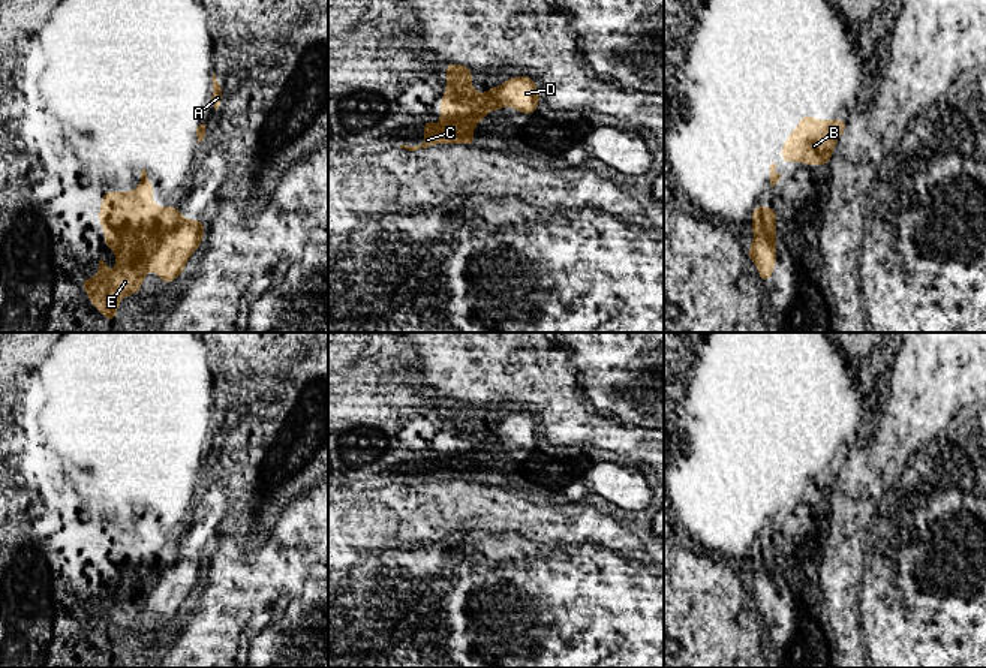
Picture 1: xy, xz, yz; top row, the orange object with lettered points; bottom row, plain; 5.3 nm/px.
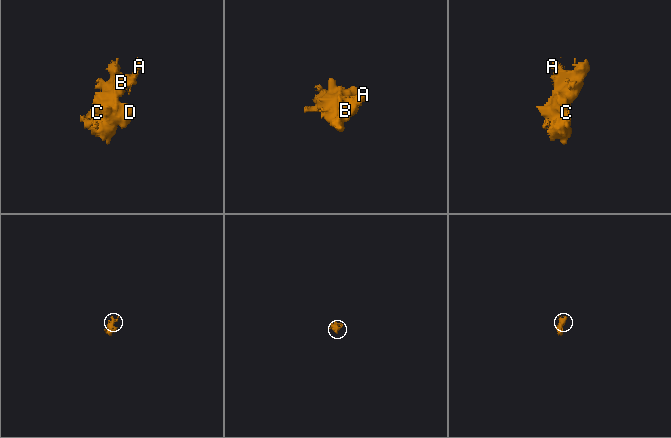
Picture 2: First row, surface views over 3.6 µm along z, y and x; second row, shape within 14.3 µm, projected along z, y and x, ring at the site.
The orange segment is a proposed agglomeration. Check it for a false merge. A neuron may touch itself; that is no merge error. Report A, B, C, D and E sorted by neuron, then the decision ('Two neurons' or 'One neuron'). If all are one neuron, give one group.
Groups: A B C E / D. Two neurons

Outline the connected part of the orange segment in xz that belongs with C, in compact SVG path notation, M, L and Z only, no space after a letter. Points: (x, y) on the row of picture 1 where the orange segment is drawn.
M447 61L447 93L441 96L441 129L435 127L433 120L424 120L426 135L421 145L400 145L415 151L427 148L433 144L465 144L474 147L474 127L486 118L486 114L493 109L502 109L494 91L497 87L490 87L490 91L472 91L472 70L466 66Z

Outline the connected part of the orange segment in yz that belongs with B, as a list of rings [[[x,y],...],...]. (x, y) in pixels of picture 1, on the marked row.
[[[809,114],[800,117],[800,124],[788,135],[788,141],[778,151],[782,162],[805,165],[829,165],[833,148],[848,120],[814,120]]]

